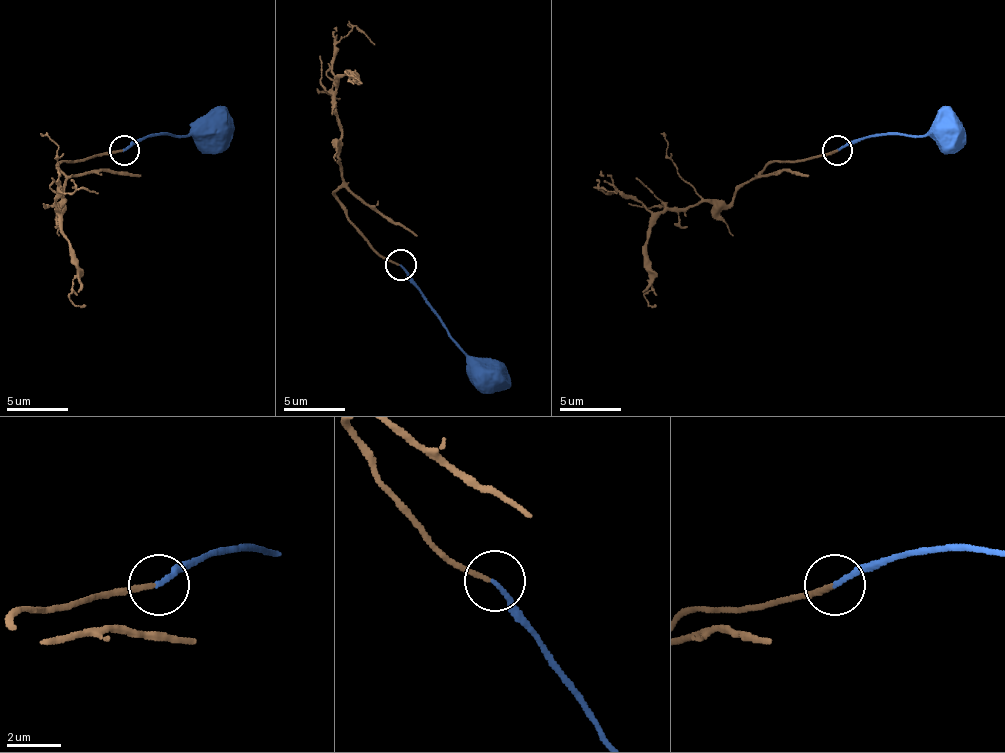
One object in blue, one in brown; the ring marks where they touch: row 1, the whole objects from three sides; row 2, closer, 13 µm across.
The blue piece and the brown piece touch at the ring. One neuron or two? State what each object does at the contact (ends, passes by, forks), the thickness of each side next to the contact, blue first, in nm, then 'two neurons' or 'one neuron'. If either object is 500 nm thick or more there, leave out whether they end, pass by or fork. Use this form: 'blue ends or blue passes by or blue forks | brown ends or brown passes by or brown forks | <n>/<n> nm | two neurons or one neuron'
blue ends | brown ends | 180/180 nm | one neuron

